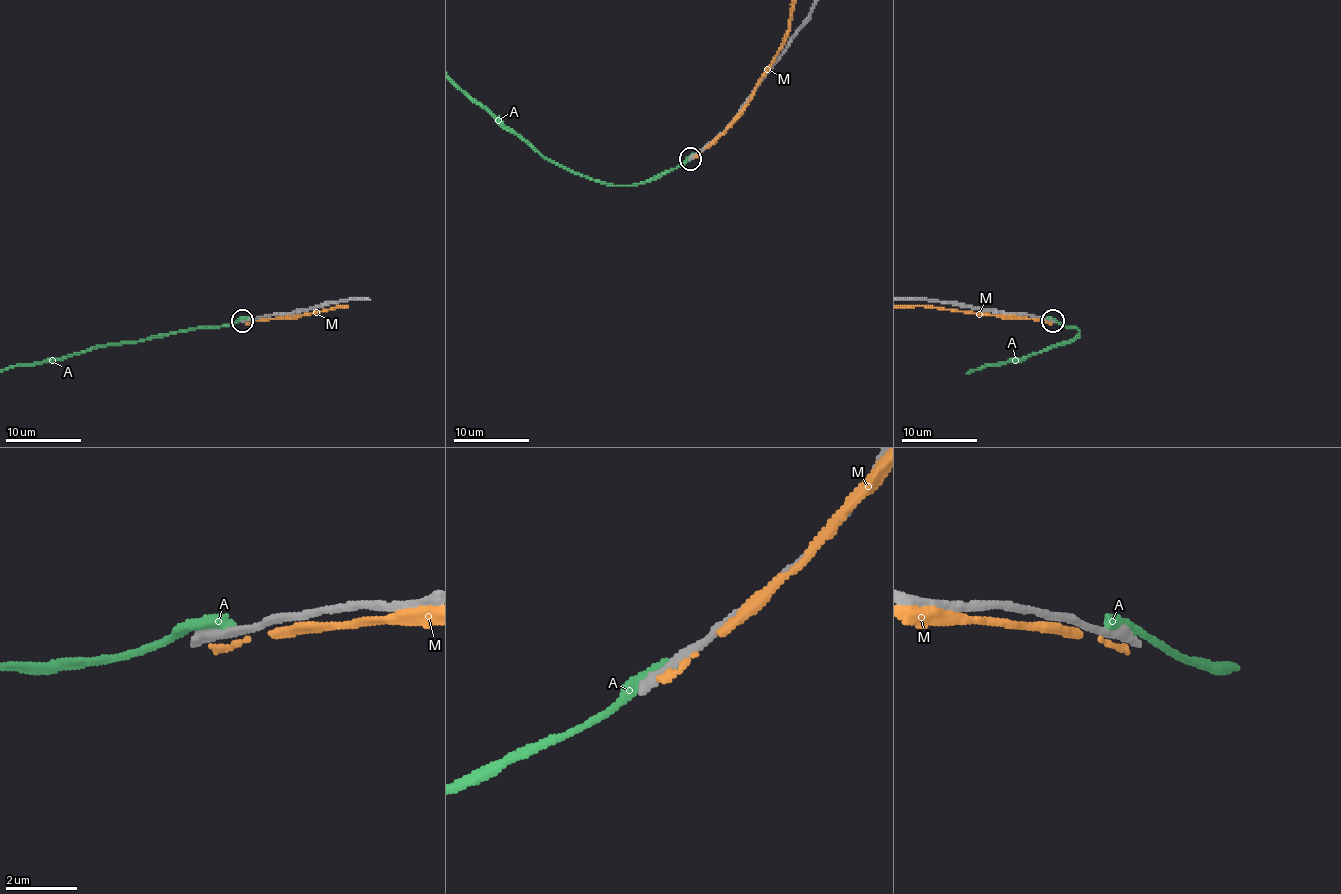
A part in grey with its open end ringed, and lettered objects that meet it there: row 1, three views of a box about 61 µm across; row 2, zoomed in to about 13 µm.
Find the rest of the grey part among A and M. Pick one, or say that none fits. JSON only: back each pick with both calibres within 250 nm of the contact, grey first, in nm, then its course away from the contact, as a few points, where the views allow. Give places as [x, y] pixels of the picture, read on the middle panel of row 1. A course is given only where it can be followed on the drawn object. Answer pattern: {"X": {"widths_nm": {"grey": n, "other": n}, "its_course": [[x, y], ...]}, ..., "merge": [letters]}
{"merge": []}

